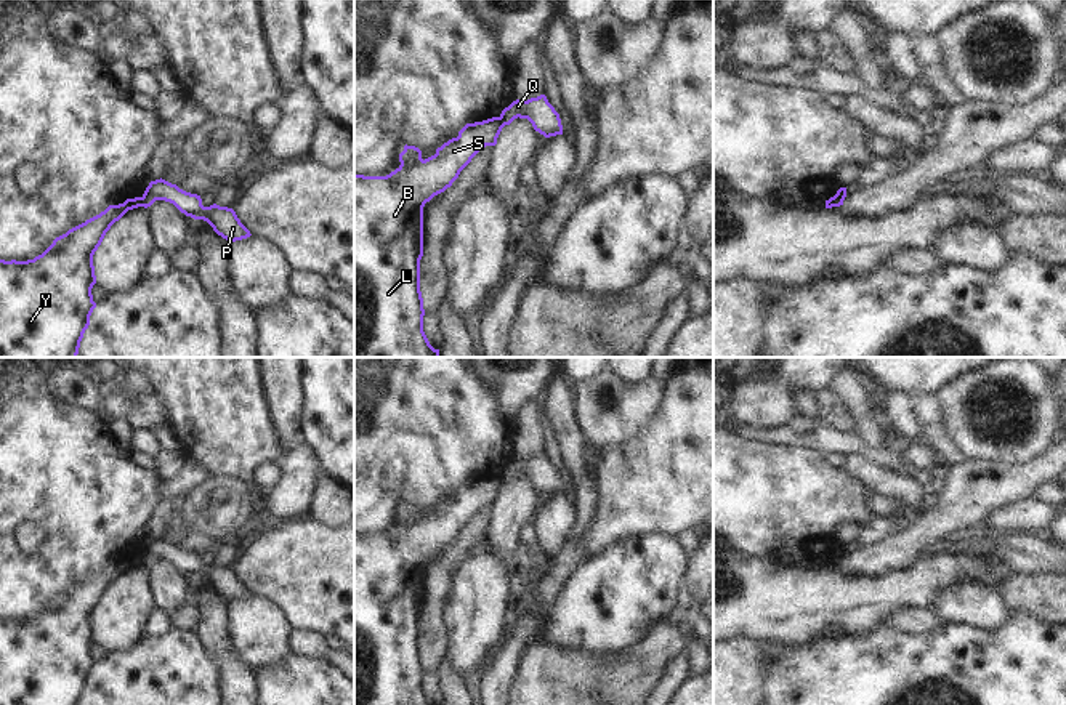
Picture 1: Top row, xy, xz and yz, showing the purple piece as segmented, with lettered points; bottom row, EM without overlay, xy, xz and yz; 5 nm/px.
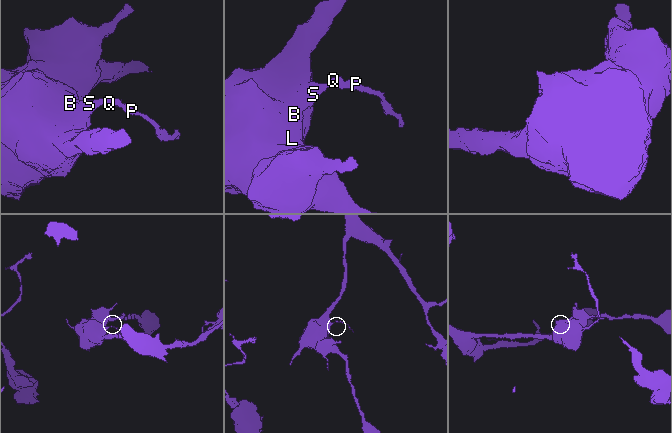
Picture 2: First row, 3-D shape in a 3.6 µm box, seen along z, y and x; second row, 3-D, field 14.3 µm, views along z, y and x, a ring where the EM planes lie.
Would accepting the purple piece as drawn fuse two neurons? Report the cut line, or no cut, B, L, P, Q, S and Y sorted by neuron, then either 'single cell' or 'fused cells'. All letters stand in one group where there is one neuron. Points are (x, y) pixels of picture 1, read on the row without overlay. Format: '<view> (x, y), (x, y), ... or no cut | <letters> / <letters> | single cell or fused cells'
xy (140, 556), (143, 564) | B L S Y / P Q | fused cells

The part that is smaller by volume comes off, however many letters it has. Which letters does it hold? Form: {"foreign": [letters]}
{"foreign": ["P", "Q"]}

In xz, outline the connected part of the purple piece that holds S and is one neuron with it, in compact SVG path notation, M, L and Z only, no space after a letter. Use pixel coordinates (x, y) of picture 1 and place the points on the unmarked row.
M500 476L466 482L457 497L436 513L422 518L415 505L404 505L401 524L386 535L354 534L354 705L431 705L423 691L423 657L420 651L420 618L423 615L423 566L444 551L460 530L486 505L495 505L505 482Z

